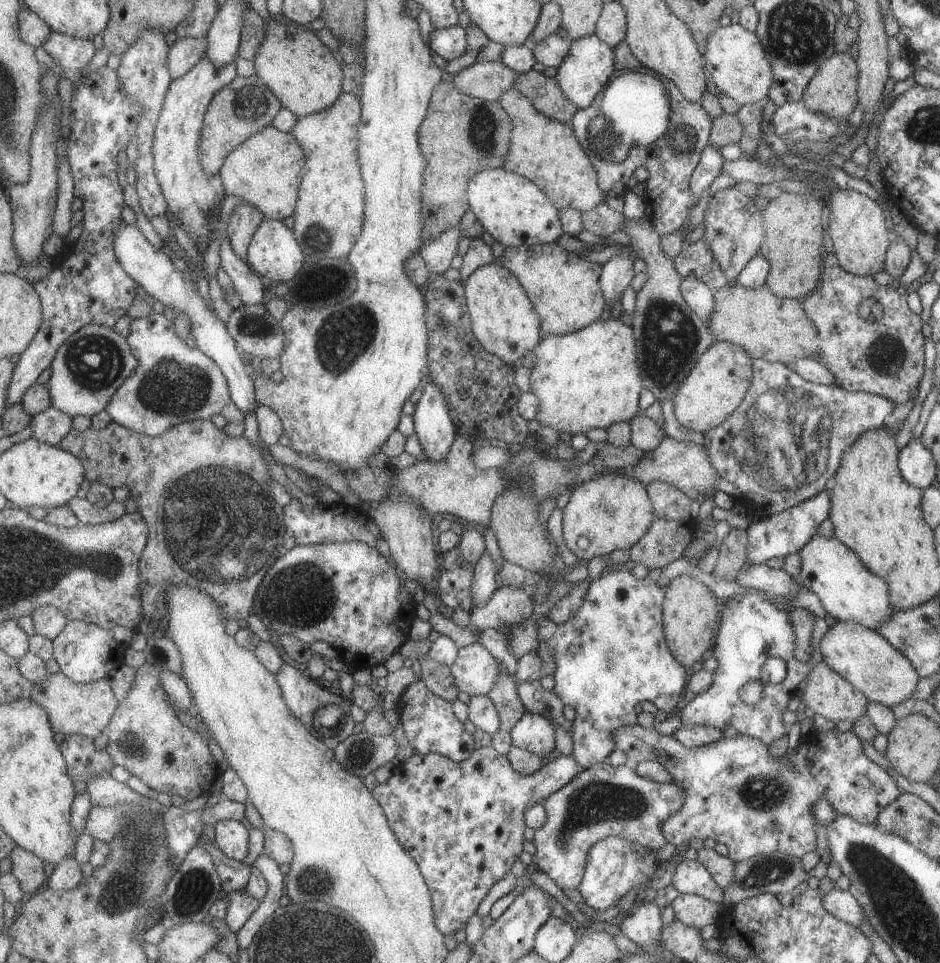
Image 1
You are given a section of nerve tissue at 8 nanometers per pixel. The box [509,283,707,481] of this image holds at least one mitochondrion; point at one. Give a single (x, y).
(669, 339)

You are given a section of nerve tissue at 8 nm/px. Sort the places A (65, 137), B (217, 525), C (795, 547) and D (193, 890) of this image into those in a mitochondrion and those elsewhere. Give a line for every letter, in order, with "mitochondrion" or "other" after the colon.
A: other
B: mitochondrion
C: other
D: mitochondrion

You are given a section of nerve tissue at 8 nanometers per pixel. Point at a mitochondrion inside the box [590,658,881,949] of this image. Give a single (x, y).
(762, 793)

